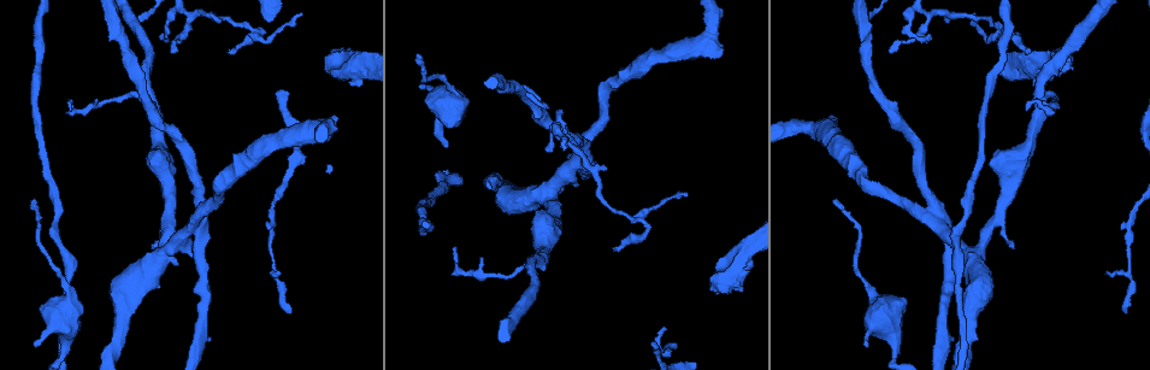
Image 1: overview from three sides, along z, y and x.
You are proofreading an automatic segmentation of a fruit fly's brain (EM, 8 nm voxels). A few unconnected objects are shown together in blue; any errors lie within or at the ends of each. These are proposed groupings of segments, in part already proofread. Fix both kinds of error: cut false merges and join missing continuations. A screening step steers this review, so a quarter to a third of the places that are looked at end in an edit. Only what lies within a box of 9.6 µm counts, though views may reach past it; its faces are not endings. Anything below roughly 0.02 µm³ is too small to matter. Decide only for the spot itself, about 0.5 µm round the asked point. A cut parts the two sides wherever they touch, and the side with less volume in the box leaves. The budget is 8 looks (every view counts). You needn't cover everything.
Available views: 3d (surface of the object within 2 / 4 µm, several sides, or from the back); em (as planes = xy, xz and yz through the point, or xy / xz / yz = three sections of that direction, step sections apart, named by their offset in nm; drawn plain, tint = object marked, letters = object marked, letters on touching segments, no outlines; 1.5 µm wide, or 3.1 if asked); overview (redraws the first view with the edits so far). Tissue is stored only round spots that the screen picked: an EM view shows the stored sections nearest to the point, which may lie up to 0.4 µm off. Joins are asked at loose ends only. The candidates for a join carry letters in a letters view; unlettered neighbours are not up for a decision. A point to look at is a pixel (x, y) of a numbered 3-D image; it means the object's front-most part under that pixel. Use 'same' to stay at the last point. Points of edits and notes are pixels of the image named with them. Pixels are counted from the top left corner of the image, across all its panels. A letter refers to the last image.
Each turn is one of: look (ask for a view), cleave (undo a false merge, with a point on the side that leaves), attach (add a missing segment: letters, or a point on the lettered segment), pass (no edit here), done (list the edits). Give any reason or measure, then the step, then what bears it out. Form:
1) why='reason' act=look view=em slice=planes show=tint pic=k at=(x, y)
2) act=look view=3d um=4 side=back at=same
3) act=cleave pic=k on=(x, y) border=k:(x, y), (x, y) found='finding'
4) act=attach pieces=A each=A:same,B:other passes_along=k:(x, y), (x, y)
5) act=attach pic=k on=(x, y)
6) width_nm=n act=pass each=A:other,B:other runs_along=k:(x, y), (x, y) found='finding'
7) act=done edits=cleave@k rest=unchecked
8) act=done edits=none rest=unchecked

why='thin end' act=look view=em slice=planes show=plain pic=1 at=(836, 200)

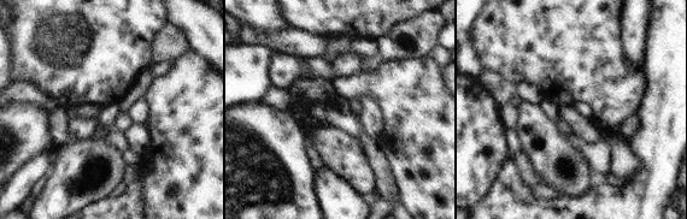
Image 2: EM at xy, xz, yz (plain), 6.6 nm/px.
act=look view=em slice=planes show=letters at=same

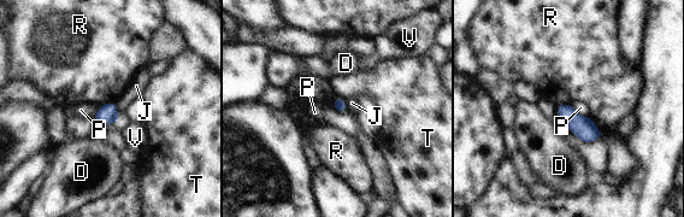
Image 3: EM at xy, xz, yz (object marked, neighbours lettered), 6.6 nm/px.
act=pass each=D:other,J:other,P:other,R:other,T:other,V:other border=3:(571, 105), (582, 116), (589, 117) found='none of them fits'

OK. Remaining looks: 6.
why='sharp bend' act=look view=3d um=4 side=back pic=1 at=(193, 15)

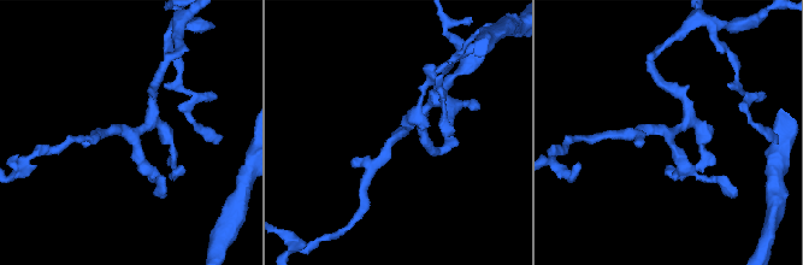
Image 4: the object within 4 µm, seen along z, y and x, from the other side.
why='need the tissue' act=look view=em slice=planes show=letters pic=4 at=(132, 134)

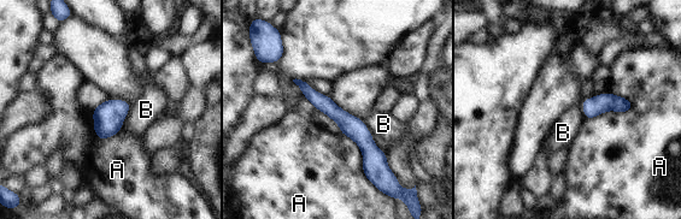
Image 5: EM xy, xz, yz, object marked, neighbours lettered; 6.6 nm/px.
width_nm=140 act=pass each=A:other,B:other runs_along=5:(300, 83), (365, 142), (374, 175) found='all the same neuron'

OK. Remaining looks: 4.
why='abrupt turn' act=look view=3d um=2 pic=1 at=(647, 229)

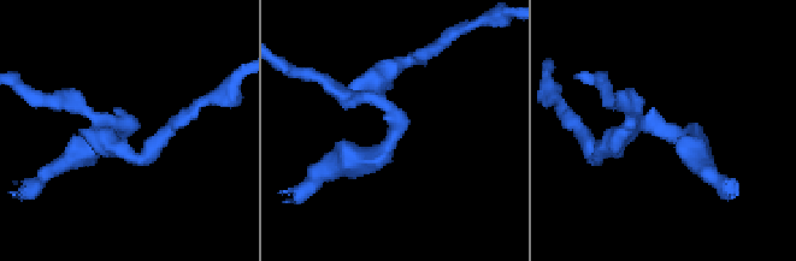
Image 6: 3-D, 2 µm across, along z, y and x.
why='need the tissue' act=look view=em slice=planes show=tint pic=6 at=(661, 132)

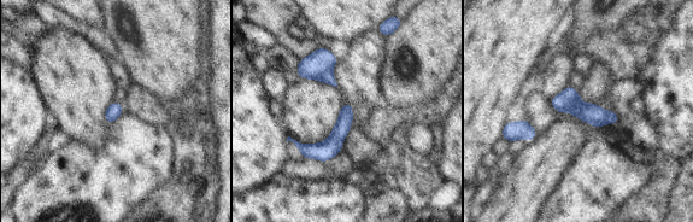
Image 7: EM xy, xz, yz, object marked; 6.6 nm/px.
why='see the neighbours' act=look view=em slice=planes show=letters at=same

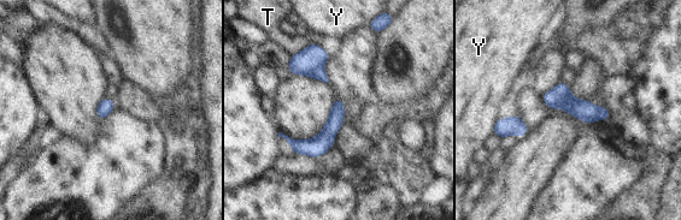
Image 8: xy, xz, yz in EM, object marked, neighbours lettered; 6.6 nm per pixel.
longest_contact=Y:130nm act=pass each=T:other,Y:other border=8:(499, 117), (494, 124), (493, 134) found='one neuron here'

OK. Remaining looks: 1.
act=done edits=none rest=unchecked

